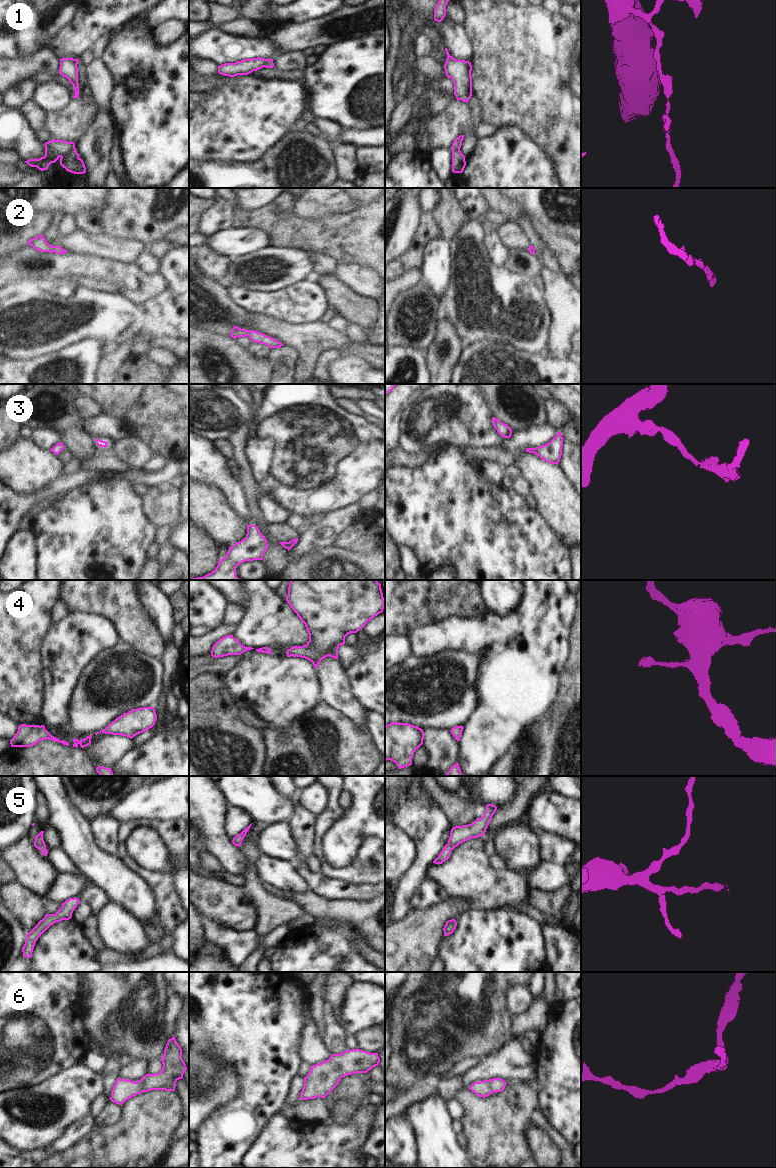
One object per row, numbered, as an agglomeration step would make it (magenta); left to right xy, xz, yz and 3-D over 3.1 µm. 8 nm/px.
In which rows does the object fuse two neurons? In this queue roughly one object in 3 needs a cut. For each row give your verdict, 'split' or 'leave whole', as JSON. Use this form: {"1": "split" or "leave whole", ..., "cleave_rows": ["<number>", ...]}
{"1": "split", "2": "leave whole", "3": "leave whole", "4": "leave whole", "5": "leave whole", "6": "leave whole", "cleave_rows": ["1"]}

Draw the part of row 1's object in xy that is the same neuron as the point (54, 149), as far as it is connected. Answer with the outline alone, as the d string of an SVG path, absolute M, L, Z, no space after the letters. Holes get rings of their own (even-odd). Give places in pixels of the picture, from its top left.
M54 140L45 142L45 156L39 159L29 159L25 161L31 167L37 167L39 170L47 170L51 163L55 163L60 157L69 153L75 148L74 142L63 140Z

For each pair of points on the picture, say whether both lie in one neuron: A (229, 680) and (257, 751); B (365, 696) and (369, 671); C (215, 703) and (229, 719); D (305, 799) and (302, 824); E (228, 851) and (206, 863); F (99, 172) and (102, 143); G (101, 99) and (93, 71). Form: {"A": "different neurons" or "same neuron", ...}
{"A": "different neurons", "B": "same neuron", "C": "same neuron", "D": "different neurons", "E": "different neurons", "F": "same neuron", "G": "same neuron"}

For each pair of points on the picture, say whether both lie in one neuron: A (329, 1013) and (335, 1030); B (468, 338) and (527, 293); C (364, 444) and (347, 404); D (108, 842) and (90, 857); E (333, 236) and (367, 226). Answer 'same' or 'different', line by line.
A: different
B: same
C: different
D: different
E: same

